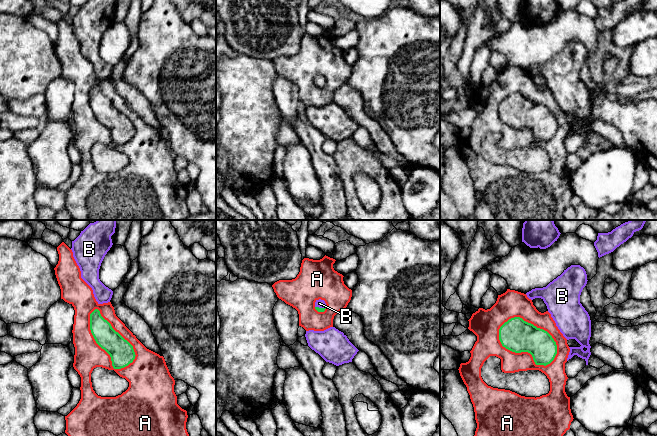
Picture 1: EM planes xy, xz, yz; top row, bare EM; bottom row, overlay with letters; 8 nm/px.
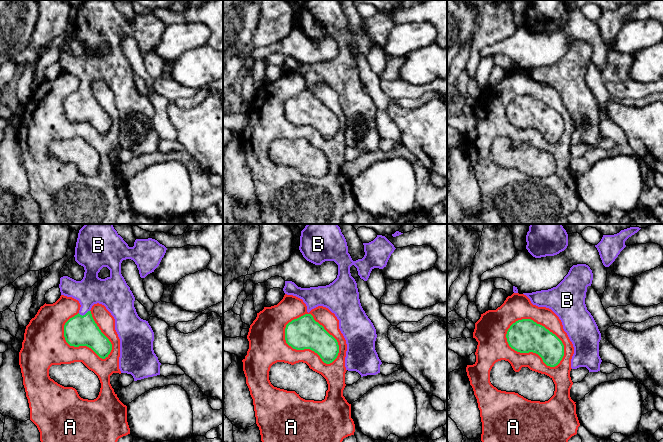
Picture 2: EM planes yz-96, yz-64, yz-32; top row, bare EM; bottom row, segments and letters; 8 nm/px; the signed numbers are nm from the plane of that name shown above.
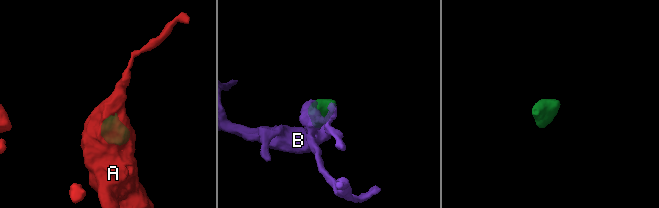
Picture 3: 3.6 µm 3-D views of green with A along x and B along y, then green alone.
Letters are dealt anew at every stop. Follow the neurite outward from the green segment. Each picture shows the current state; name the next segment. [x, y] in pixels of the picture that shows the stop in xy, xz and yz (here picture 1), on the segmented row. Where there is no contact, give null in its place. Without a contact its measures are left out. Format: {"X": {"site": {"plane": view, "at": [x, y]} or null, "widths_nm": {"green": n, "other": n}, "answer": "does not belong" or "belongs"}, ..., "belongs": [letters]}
{"A": {"site": {"plane": "yz", "at": [532, 324]}, "widths_nm": {"green": 260, "other": 220}, "answer": "does not belong"}, "B": {"site": {"plane": "xz", "at": [320, 308]}, "widths_nm": {"green": 40, "other": 70}, "answer": "belongs"}, "belongs": ["B"]}

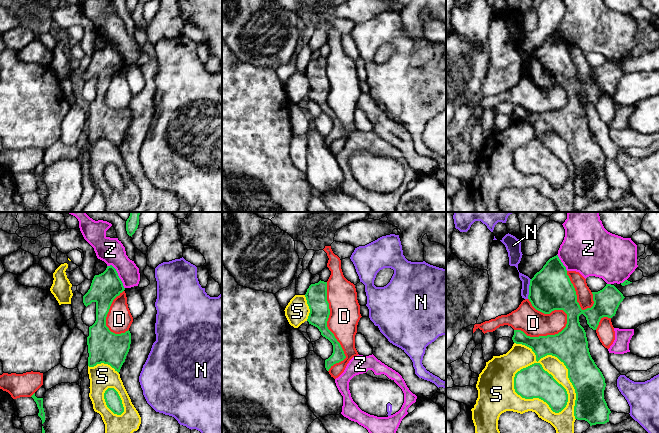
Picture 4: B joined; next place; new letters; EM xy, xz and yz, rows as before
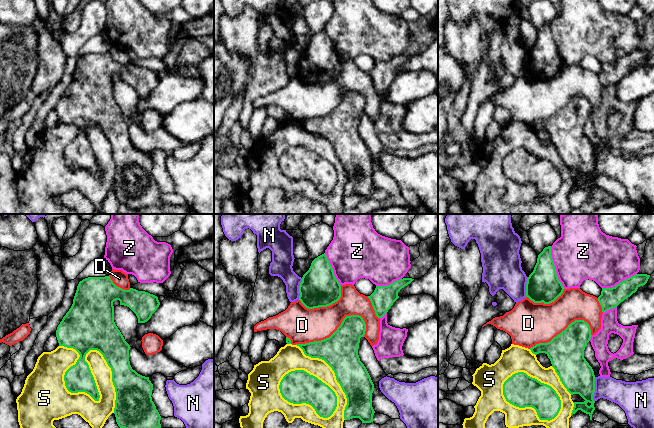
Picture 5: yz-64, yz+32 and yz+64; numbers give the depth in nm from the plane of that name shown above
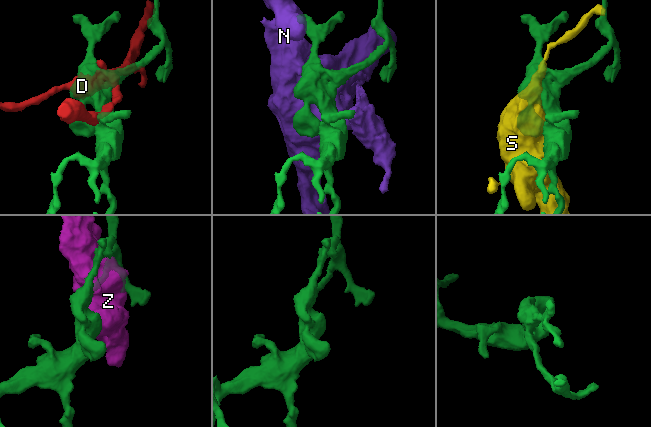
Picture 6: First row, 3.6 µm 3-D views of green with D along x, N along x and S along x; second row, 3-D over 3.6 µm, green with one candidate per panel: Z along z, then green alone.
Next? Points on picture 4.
{"D": {"site": {"plane": "yz", "at": [545, 336]}, "widths_nm": {"green": 280, "other": 220}, "answer": "does not belong"}, "N": {"site": {"plane": "yz", "at": [529, 289]}, "widths_nm": {"green": 340, "other": 70}, "answer": "does not belong"}, "S": {"site": {"plane": "yz", "at": [564, 364]}, "widths_nm": {"green": 220, "other": 140}, "answer": "does not belong"}, "Z": {"site": {"plane": "xy", "at": [117, 275]}, "widths_nm": {"green": 240, "other": 200}, "answer": "does not belong"}, "belongs": []}

